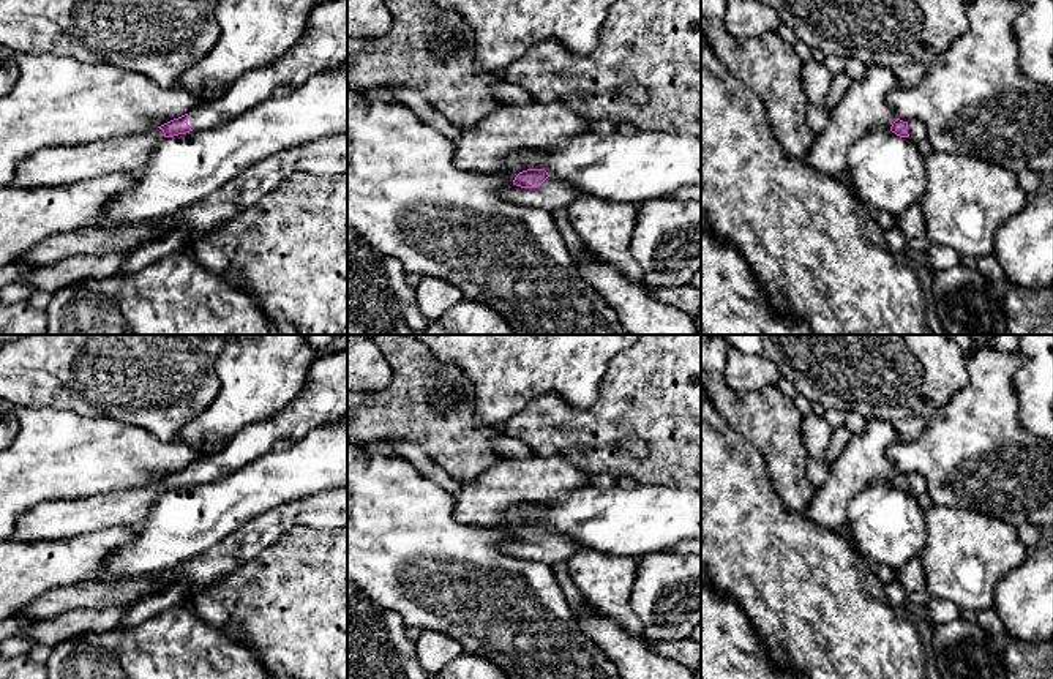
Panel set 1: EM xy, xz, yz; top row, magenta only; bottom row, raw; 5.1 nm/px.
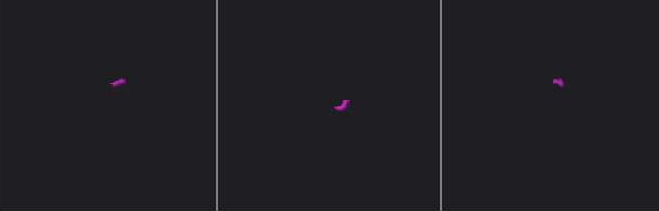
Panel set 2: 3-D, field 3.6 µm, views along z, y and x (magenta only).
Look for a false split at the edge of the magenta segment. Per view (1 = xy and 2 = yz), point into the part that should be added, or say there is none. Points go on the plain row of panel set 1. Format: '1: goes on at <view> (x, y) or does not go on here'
1: goes on at xy (324, 398)
2: goes on at yz (916, 483)

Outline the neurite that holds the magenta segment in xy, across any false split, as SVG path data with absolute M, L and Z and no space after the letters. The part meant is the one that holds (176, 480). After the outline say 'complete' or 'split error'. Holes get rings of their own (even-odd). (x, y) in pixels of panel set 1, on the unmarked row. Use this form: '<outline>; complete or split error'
M347 349L336 351L322 357L316 357L311 363L306 385L303 390L276 415L268 420L257 422L243 428L223 450L204 452L188 467L174 472L158 482L150 482L139 488L125 488L107 491L99 496L69 501L69 502L43 502L24 512L14 524L13 538L21 542L30 540L57 540L88 534L106 527L123 526L131 531L139 531L144 520L163 491L174 491L189 485L210 483L223 475L234 474L246 464L259 460L262 455L273 450L273 444L283 437L294 442L303 439L314 428L344 417L347 412Z; split error

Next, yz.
M897 472L892 477L890 485L900 491L909 491L916 499L922 494L927 494L927 483L924 477L919 474L911 474L908 477L908 475Z; split error

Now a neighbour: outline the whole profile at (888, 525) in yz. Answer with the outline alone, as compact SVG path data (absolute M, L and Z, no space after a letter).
M875 482L853 497L848 521L860 556L898 572L927 542L925 512L909 491Z

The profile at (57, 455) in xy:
M21 407L19 418L16 437L0 452L0 540L13 538L16 521L38 504L139 488L188 467L204 453L178 439L164 442L141 426L107 417Z

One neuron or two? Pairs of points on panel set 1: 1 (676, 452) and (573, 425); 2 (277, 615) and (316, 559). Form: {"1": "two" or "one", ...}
{"1": "one", "2": "one"}

